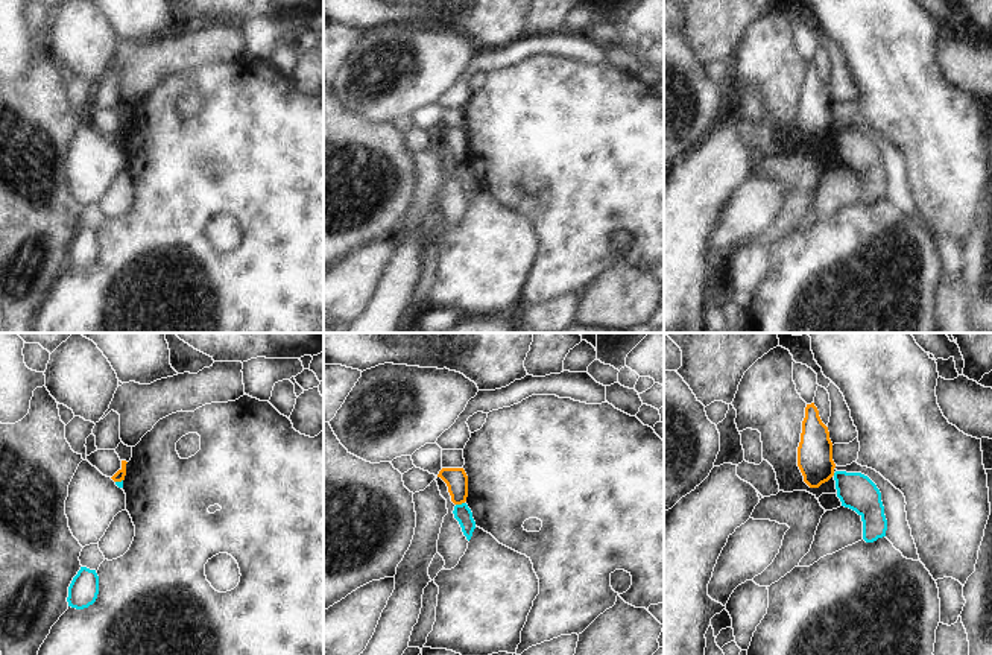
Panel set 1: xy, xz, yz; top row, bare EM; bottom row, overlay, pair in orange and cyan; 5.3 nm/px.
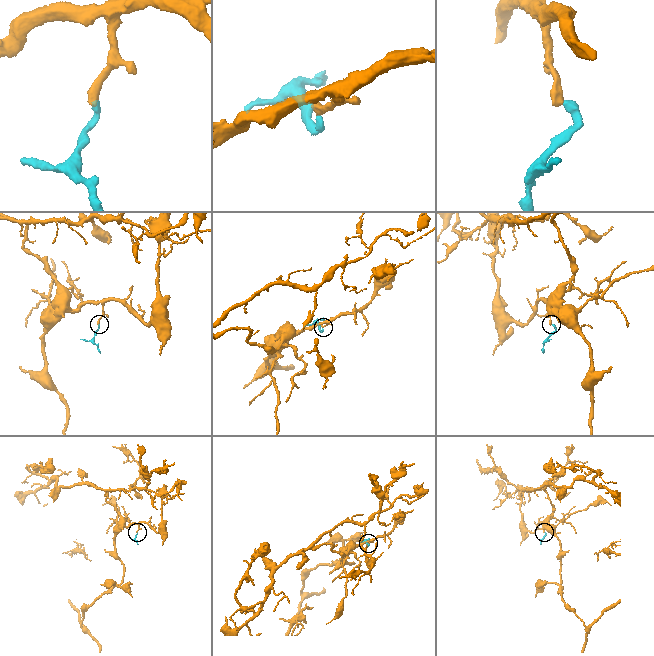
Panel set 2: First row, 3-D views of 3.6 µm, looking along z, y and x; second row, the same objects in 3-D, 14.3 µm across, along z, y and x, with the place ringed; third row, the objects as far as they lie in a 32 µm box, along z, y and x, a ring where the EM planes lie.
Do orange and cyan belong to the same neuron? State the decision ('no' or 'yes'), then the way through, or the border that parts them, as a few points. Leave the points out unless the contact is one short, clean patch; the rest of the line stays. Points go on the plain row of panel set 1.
no; border along xz (464, 161), (456, 164)

